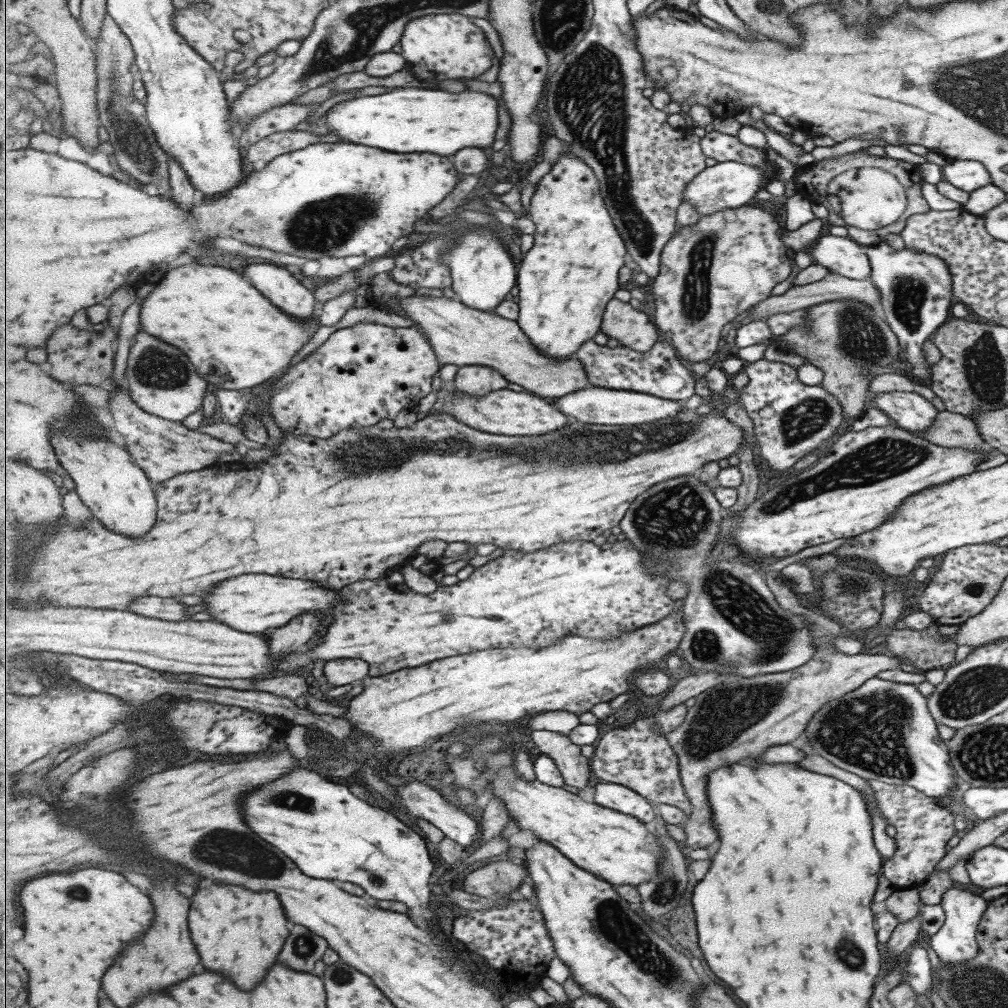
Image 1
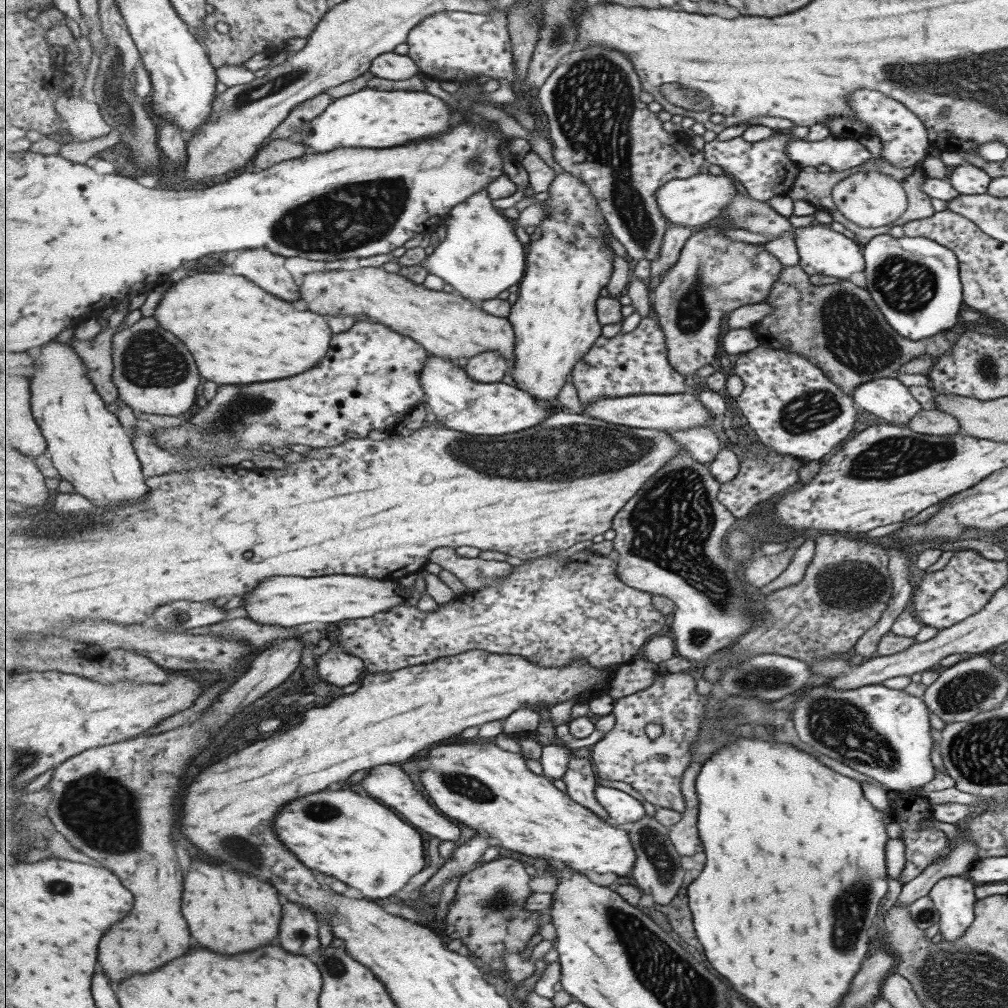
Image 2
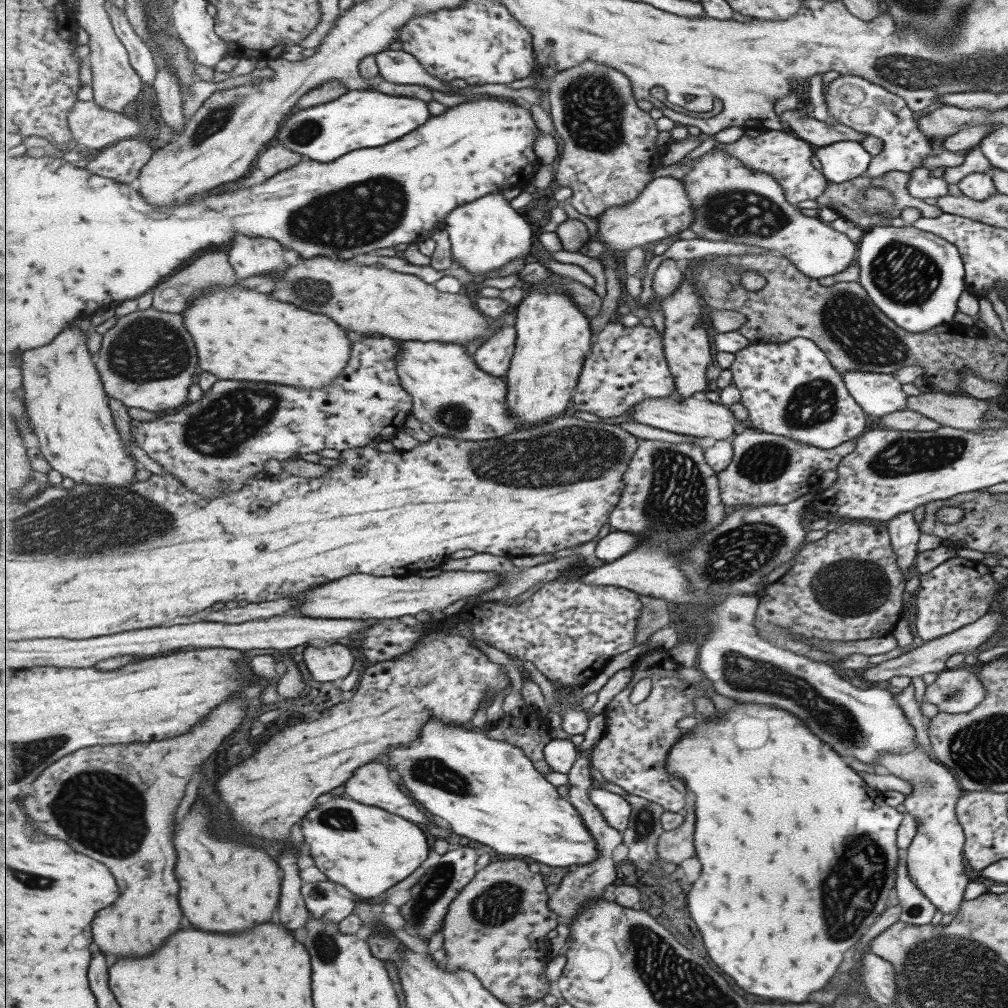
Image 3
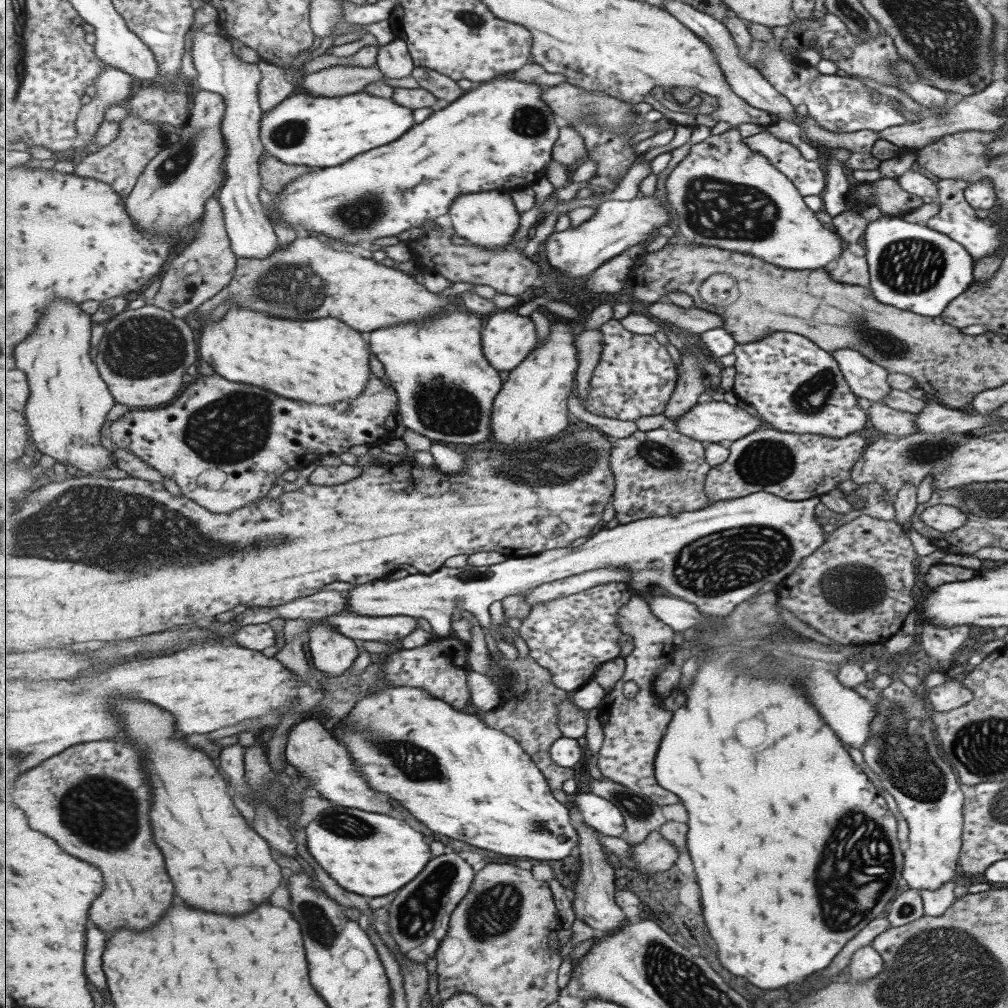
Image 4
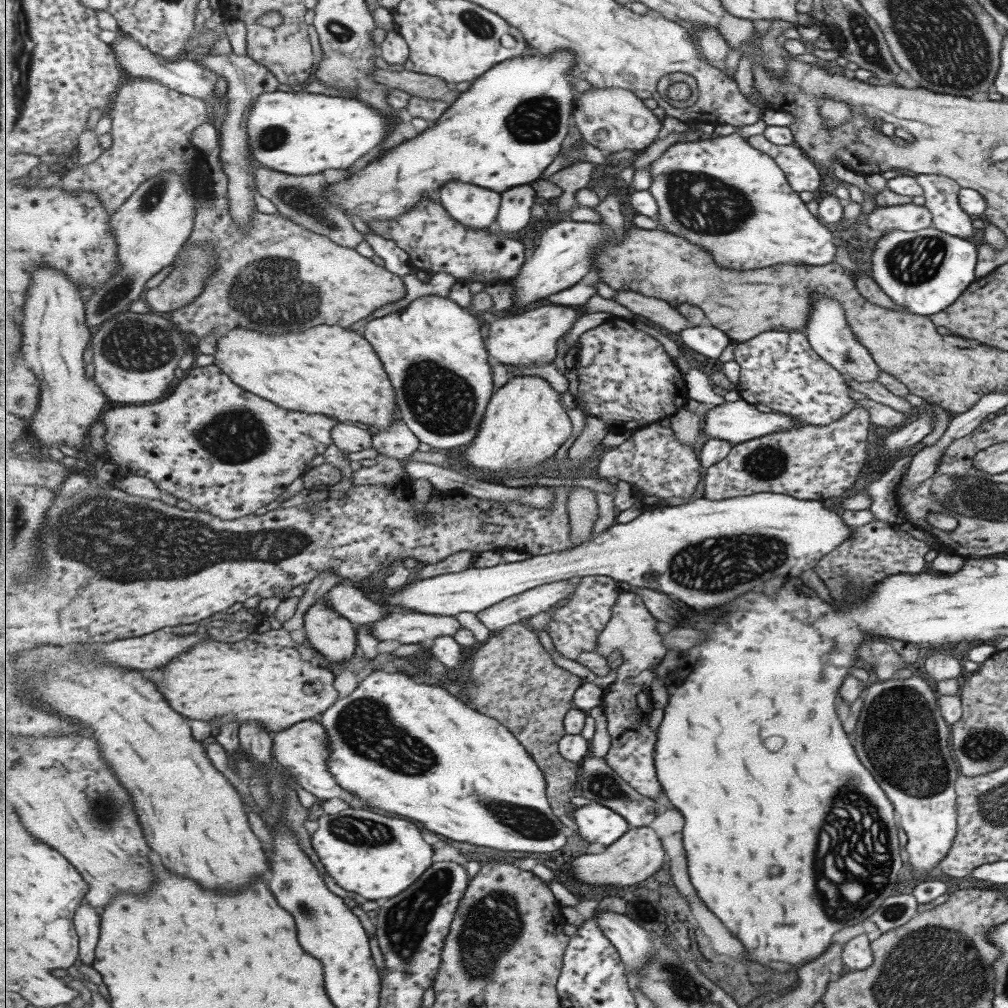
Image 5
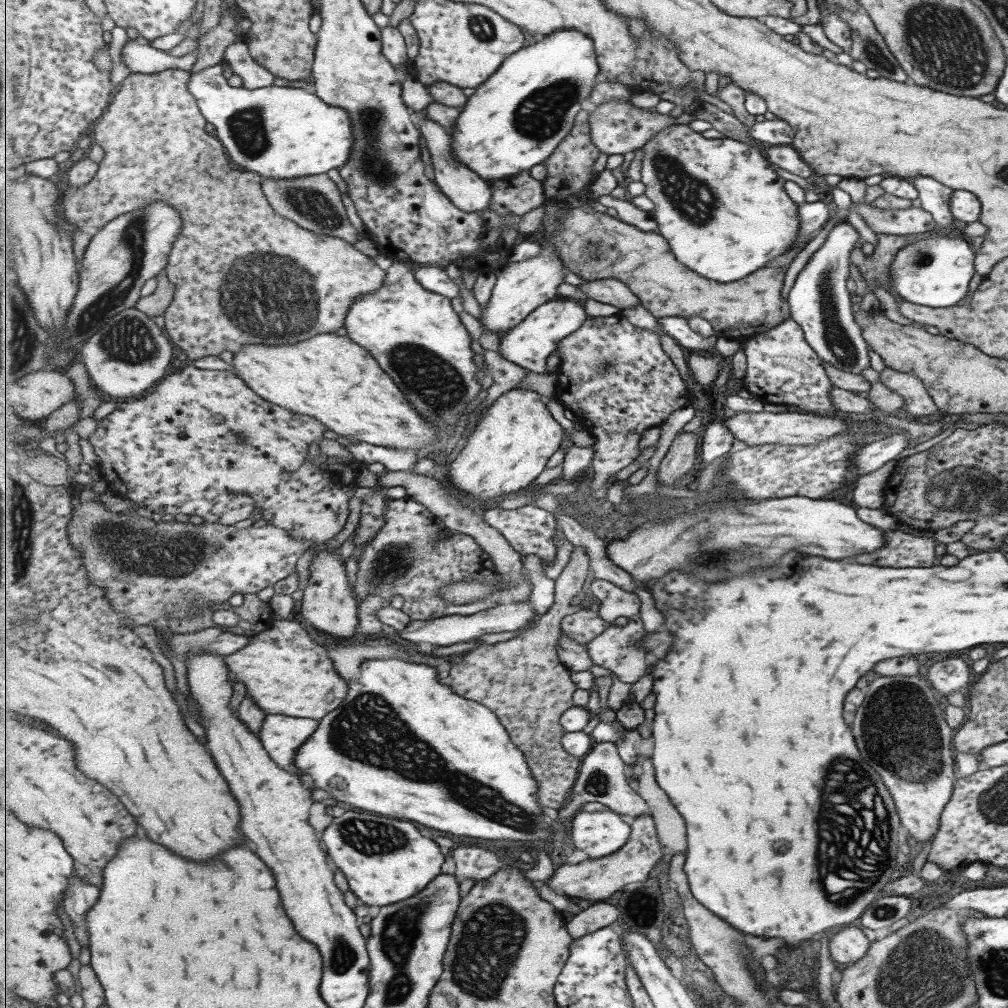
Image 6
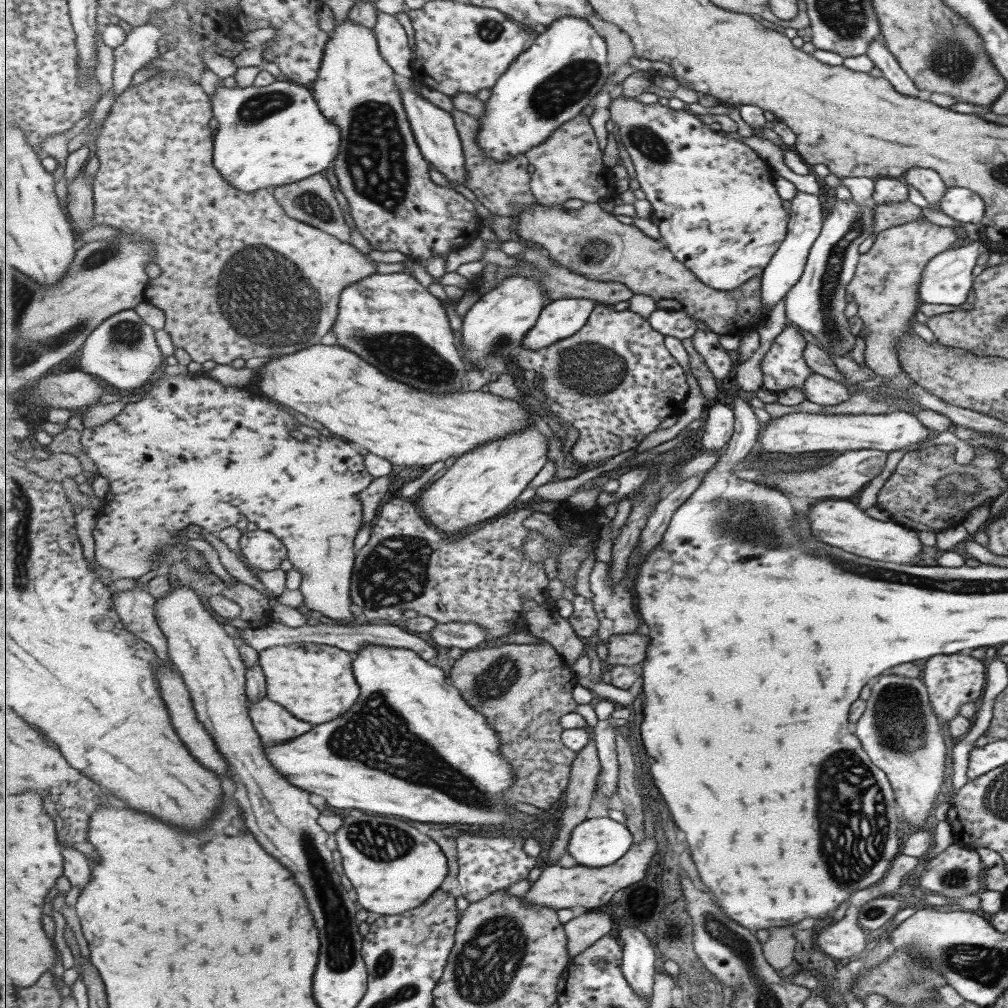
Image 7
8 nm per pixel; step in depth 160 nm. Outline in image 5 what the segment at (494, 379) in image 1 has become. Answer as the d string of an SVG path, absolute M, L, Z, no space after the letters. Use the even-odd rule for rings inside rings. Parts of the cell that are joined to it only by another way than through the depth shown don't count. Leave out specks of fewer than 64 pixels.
M546 304L522 313L505 313L502 317L488 311L480 313L483 322L489 324L486 348L502 364L516 366L547 366L557 358L557 342L577 322L579 308L575 306Z

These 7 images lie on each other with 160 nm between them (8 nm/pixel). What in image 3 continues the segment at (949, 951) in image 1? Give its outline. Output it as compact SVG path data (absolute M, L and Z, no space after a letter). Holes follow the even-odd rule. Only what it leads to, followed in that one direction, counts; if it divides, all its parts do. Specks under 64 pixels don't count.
M917 742L914 749L902 755L883 753L878 756L876 762L879 763L880 771L888 775L897 777L910 784L910 791L904 795L904 800L900 809L910 814L914 820L918 820L914 837L905 850L904 862L907 876L913 881L913 884L922 892L922 894L933 904L935 910L941 914L959 914L959 903L963 900L963 890L969 882L967 876L963 874L962 848L964 845L964 834L962 826L957 822L955 816L955 803L963 793L958 786L958 782L942 764L939 764L933 758L927 756L922 750L922 746Z

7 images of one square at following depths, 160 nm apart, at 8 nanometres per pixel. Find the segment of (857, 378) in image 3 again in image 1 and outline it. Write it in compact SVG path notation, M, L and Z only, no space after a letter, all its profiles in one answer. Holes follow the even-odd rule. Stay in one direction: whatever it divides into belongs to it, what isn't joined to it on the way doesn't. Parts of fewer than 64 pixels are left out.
M882 392L874 396L875 408L886 414L892 424L903 431L921 436L931 428L938 410L917 393Z

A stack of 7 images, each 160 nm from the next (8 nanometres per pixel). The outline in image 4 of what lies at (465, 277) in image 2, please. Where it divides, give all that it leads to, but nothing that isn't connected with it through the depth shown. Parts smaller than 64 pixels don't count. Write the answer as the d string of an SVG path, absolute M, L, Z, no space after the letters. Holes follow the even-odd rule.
M508 191L467 194L451 203L450 206L452 227L457 236L465 238L472 245L488 249L506 247L513 242L513 234L519 230L520 215L514 198Z

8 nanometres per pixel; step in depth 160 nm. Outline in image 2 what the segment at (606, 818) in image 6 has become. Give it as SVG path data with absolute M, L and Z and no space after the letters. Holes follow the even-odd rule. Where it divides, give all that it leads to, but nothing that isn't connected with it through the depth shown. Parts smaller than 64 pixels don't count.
M599 785L596 788L596 797L617 824L636 823L647 812L637 798L615 788Z

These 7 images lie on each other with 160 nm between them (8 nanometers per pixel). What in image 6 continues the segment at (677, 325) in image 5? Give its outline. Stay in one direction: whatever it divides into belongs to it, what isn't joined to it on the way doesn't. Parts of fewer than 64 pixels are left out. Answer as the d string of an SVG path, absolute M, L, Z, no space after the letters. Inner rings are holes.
M617 279L586 281L578 288L587 295L587 300L597 300L622 309L642 304L641 299L627 287L627 284Z

